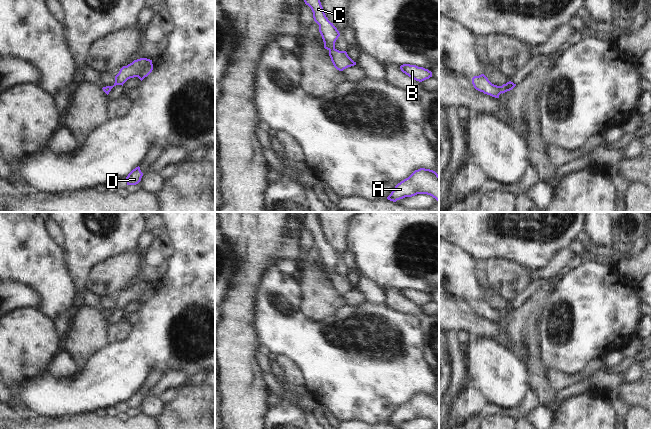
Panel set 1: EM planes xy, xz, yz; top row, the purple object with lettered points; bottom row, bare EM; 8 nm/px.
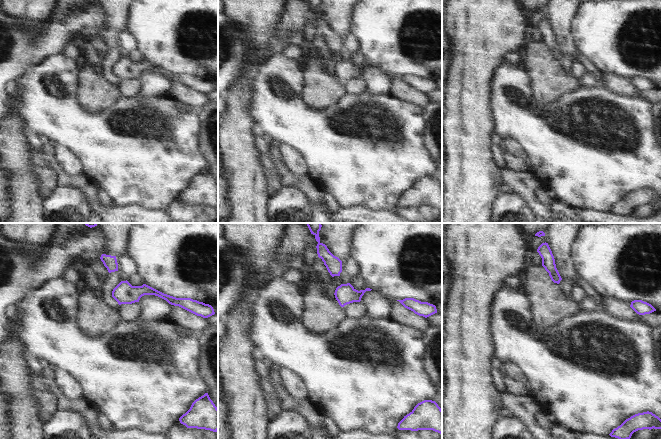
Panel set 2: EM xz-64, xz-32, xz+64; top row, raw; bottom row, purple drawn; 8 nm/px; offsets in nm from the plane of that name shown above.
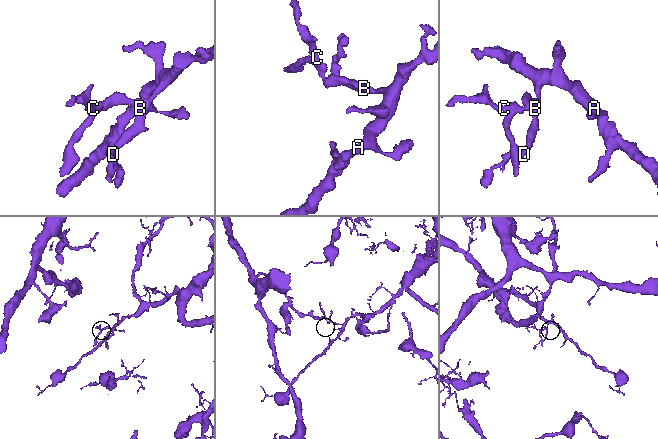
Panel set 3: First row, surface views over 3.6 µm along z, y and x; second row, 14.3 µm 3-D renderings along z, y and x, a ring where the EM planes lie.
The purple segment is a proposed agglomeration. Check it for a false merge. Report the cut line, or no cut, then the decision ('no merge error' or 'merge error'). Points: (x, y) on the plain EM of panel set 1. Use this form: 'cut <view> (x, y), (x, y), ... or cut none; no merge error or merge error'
cut none; no merge error

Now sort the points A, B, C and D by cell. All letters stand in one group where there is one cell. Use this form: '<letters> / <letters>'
A B C D

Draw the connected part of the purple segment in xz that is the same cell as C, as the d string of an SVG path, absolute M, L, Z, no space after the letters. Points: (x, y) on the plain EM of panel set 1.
M305 212L303 220L305 228L313 236L314 245L319 249L319 256L324 266L324 272L329 275L329 280L334 291L339 295L343 295L348 291L356 289L356 286L348 280L346 275L339 275L335 272L335 266L340 257L326 241L317 212Z

